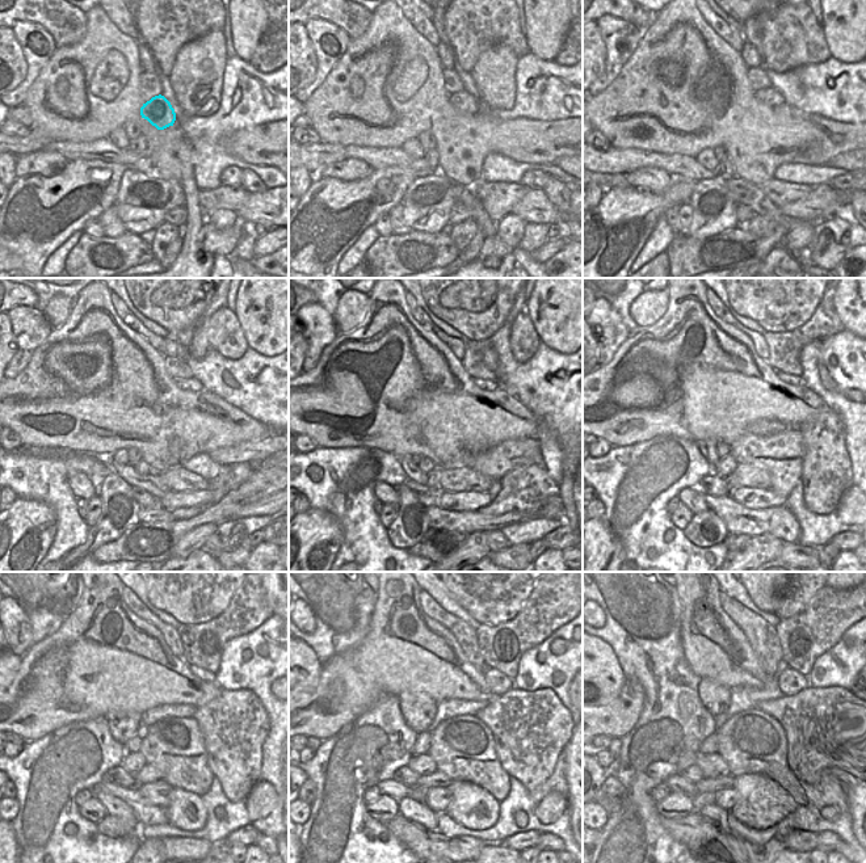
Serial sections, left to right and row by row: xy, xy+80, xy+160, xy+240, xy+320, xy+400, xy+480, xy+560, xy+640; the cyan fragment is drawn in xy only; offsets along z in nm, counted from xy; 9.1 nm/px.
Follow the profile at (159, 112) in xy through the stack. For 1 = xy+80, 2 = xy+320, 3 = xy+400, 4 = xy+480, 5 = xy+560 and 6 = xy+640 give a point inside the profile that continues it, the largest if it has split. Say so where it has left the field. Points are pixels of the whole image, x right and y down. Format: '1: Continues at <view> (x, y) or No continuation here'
1: Continues at xy+80 (462, 101)
2: Continues at xy+320 (483, 383)
3: Continues at xy+400 (786, 378)
4: Continues at xy+480 (201, 673)
5: Continues at xy+560 (499, 683)
6: Continues at xy+640 (790, 681)

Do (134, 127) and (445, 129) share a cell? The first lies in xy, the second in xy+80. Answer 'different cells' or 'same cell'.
different cells

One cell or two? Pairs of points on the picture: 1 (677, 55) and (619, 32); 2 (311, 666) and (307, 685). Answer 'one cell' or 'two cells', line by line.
1: two cells
2: one cell

